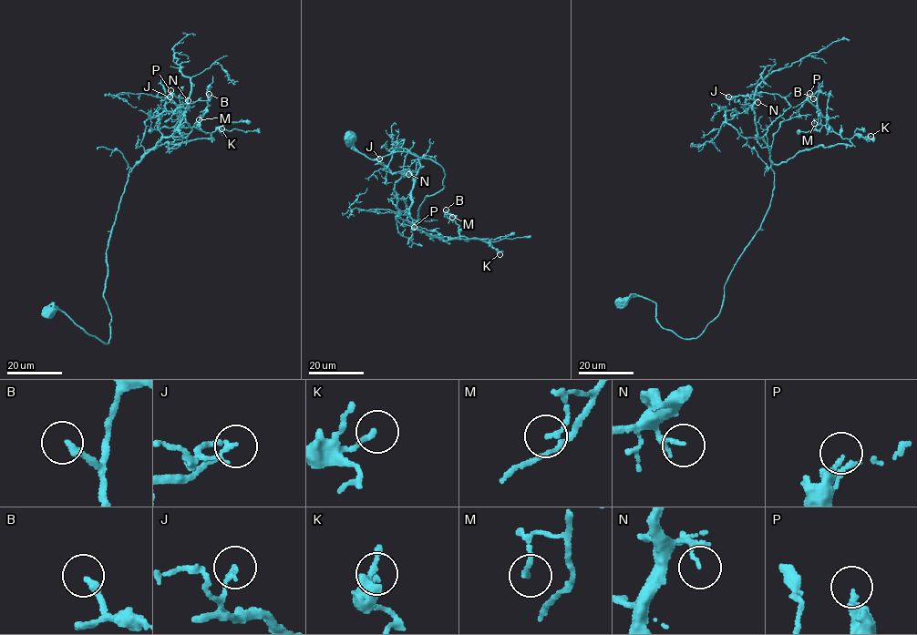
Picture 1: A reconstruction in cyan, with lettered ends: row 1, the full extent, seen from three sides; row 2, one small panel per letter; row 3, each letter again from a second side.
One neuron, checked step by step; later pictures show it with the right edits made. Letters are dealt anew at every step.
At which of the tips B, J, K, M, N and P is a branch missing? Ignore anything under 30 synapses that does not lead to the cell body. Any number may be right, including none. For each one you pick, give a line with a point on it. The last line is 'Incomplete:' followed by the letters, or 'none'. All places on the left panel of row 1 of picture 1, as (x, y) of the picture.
B: Place: (209, 94)
Incomplete: B

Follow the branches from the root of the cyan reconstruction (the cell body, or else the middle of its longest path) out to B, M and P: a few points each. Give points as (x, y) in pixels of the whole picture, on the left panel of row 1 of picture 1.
B: (50, 312), (53, 302), (108, 343), (106, 257), (128, 174), (166, 142), (213, 139), (194, 126), (209, 94)
M: (50, 312), (108, 343), (106, 257), (128, 174), (166, 142), (213, 139), (194, 126), (206, 109), (199, 119)
P: (50, 312), (53, 302), (108, 343), (106, 257), (128, 172), (166, 142), (213, 139), (183, 128), (170, 90)

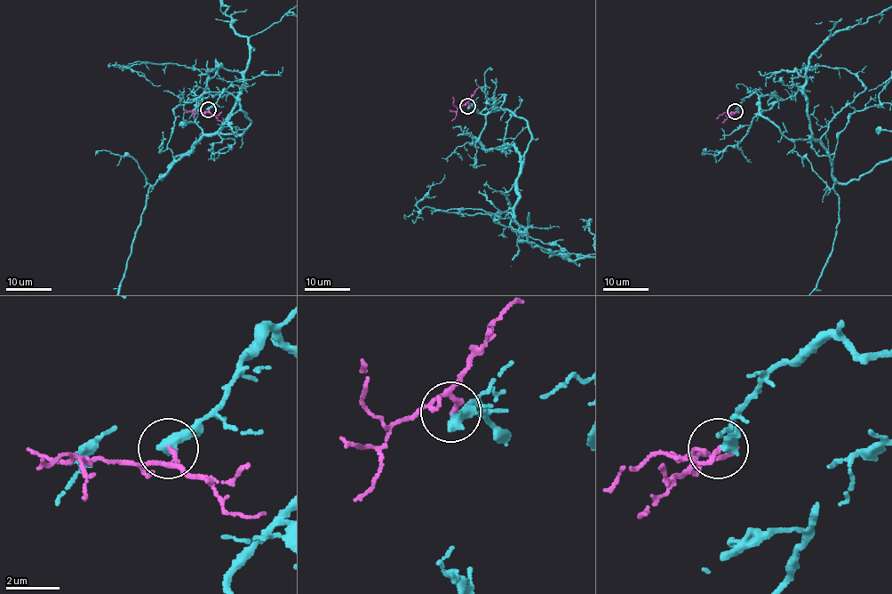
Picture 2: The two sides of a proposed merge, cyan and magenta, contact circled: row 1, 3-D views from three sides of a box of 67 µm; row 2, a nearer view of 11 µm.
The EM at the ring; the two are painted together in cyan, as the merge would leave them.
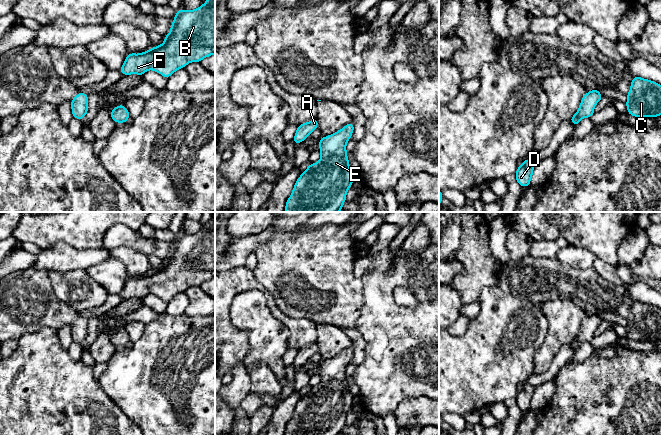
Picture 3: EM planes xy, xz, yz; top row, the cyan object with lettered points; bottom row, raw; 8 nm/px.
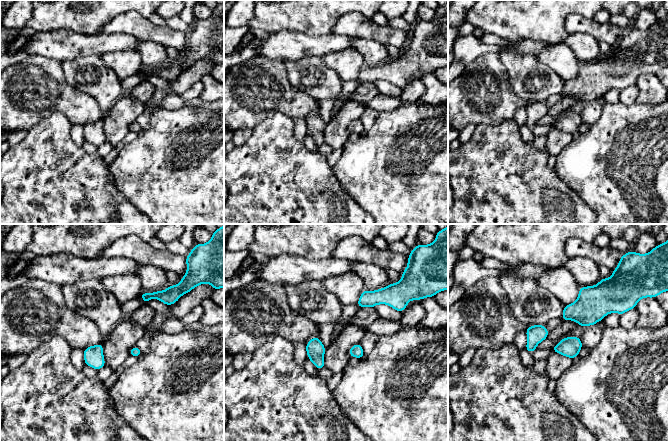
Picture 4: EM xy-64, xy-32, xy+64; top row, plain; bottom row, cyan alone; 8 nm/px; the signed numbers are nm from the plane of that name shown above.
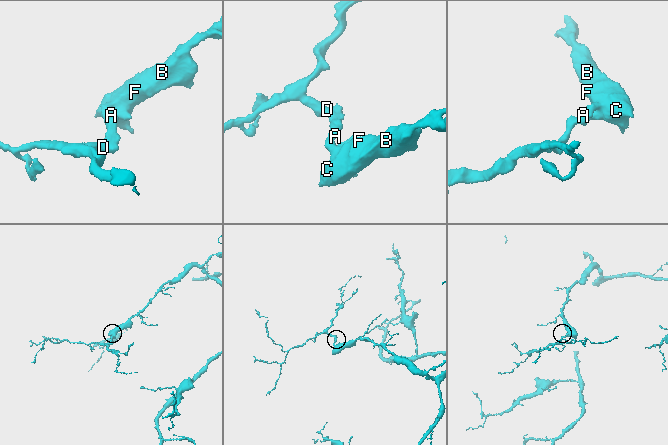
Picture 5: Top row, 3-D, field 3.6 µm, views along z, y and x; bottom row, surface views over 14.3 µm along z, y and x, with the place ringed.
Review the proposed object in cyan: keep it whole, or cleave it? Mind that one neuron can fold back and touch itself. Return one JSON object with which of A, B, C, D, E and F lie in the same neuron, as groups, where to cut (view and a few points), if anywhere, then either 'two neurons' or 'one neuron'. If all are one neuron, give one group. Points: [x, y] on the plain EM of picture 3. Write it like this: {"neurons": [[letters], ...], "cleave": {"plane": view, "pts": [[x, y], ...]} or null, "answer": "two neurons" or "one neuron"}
{"neurons": [["A", "B", "C", "D", "E", "F"]], "cleave": null, "answer": "one neuron"}

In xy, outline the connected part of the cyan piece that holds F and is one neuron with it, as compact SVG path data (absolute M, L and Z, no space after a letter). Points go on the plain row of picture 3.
M215 215L196 234L181 233L177 235L170 256L165 260L165 265L160 270L143 277L129 277L119 294L124 300L130 298L142 300L151 293L168 302L188 287L200 286L203 282L213 278L215 278Z

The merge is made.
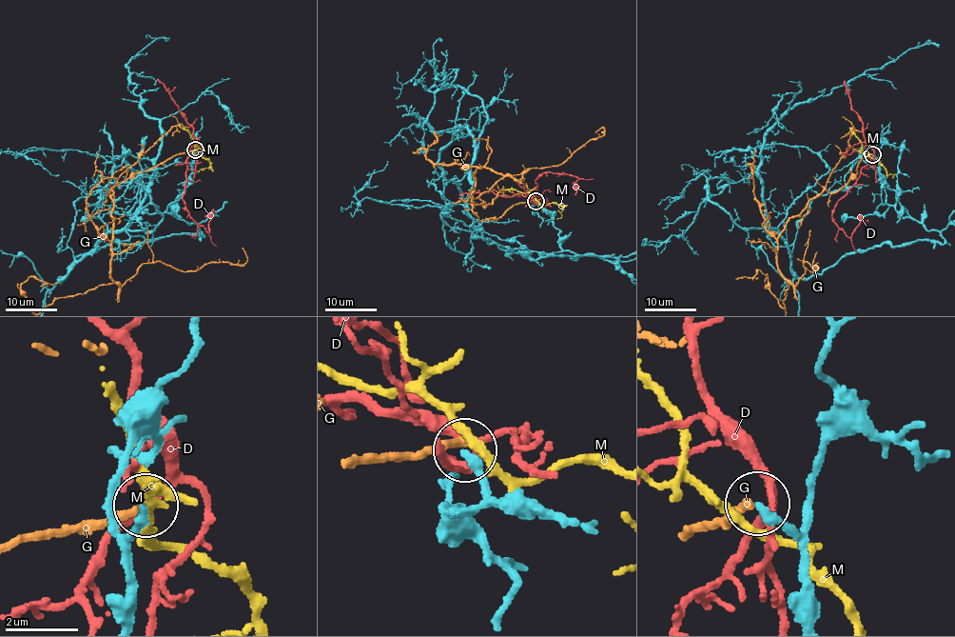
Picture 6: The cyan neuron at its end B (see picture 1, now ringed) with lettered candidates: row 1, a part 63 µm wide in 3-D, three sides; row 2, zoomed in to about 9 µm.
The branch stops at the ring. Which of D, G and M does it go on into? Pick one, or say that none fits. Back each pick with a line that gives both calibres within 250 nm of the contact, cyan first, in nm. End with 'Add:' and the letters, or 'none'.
Add: none

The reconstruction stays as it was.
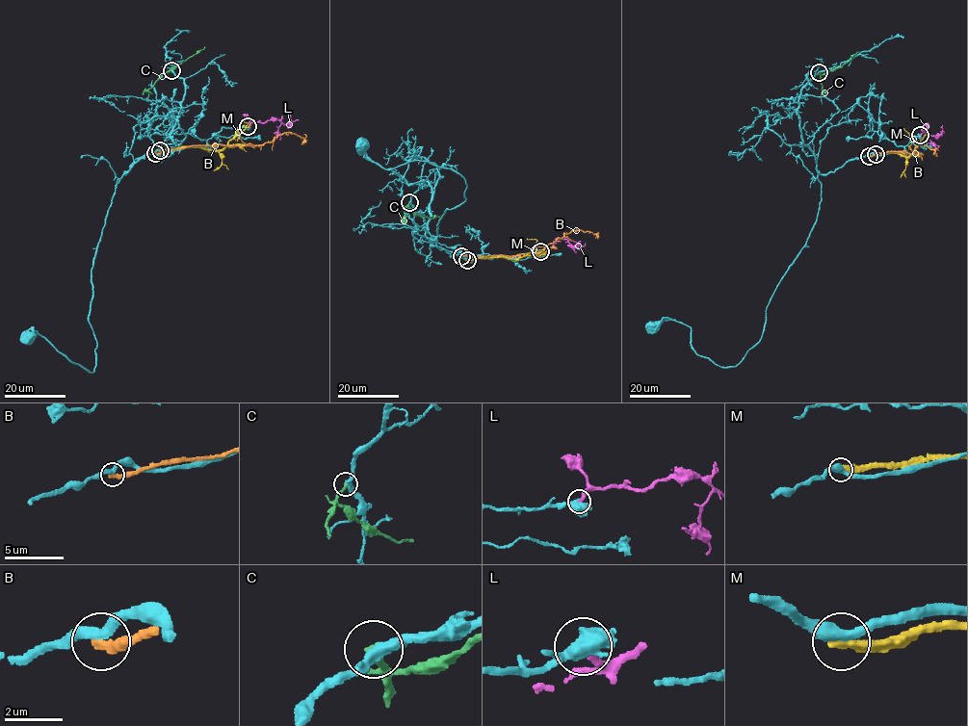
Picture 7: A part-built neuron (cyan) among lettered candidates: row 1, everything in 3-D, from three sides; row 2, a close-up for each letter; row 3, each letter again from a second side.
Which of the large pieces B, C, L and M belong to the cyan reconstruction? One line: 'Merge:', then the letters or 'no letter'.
Merge: L

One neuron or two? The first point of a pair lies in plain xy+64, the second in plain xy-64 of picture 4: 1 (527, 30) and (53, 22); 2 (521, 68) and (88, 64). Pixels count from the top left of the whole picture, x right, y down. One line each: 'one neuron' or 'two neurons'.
1: one neuron
2: one neuron

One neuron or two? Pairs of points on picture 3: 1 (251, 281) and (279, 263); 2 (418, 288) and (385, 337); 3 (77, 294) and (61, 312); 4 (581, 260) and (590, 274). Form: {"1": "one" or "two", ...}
{"1": "two", "2": "one", "3": "two", "4": "two"}

